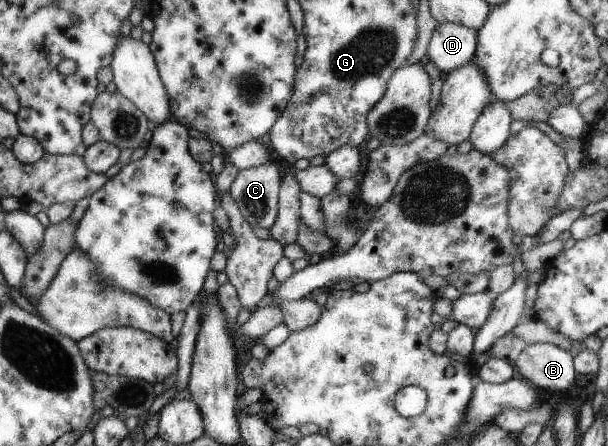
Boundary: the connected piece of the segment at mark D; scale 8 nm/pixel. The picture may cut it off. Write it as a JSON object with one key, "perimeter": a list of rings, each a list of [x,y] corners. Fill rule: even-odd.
{"perimeter":[[[439,23],[433,31],[426,55],[435,68],[449,74],[476,56],[479,32],[457,23]]]}

